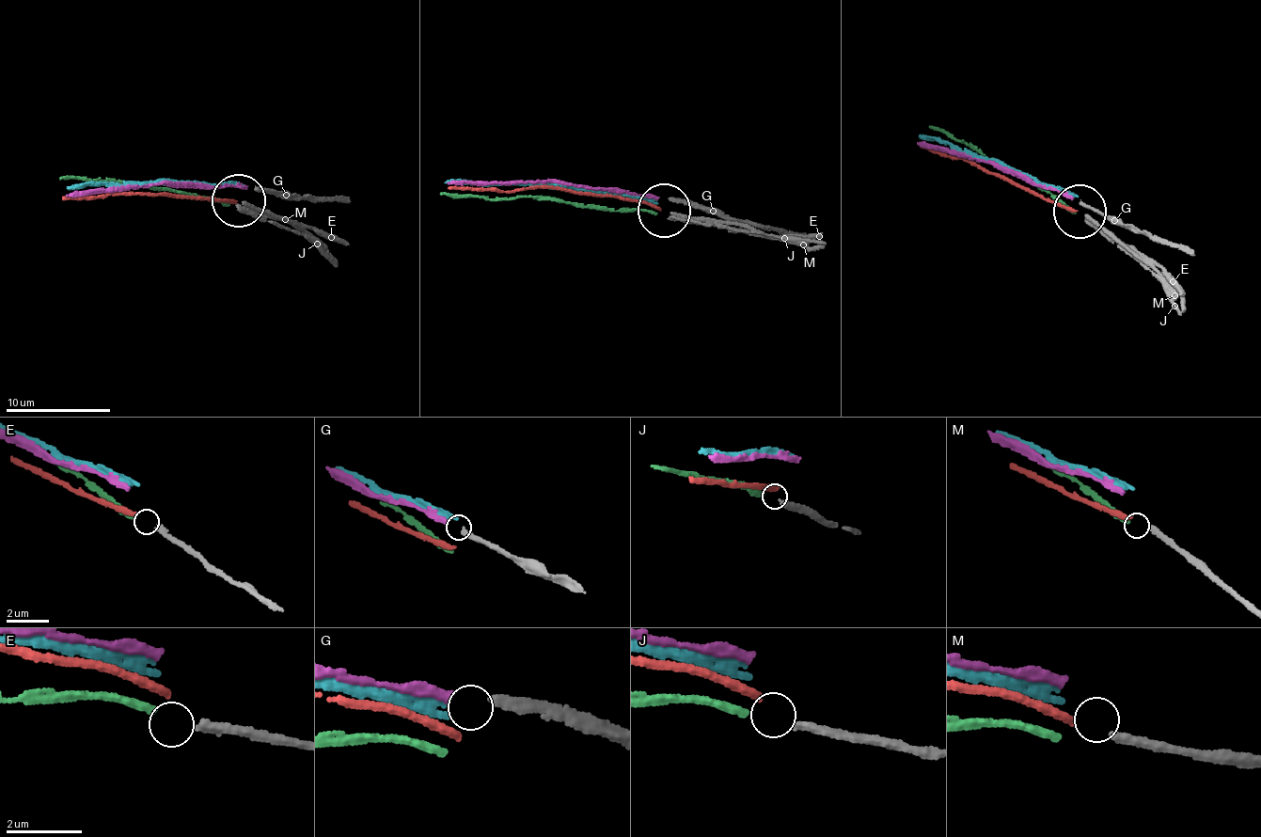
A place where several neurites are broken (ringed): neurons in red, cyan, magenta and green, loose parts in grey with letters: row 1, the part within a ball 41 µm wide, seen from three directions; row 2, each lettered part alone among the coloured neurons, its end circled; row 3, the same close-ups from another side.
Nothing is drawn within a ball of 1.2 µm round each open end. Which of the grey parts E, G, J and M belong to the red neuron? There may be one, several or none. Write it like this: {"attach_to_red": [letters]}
{"attach_to_red": ["M"]}

